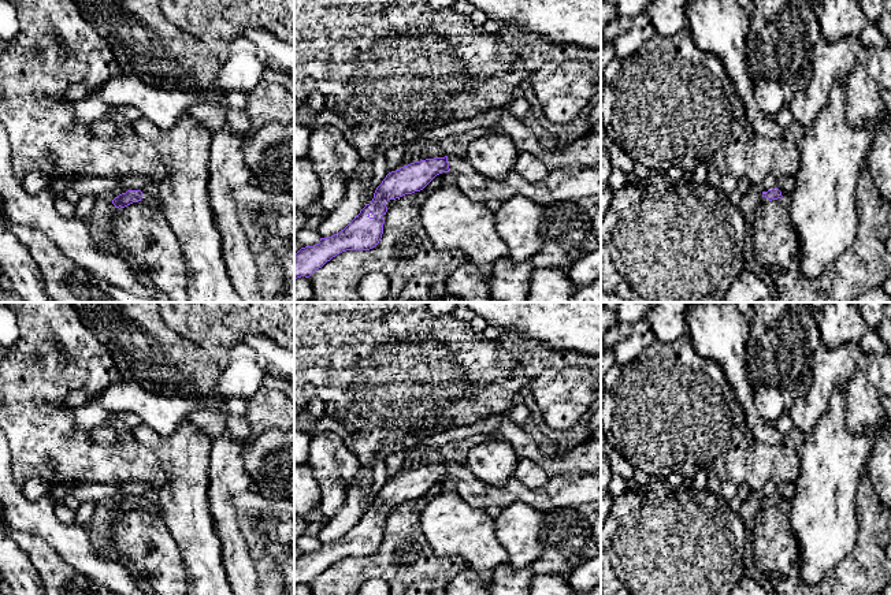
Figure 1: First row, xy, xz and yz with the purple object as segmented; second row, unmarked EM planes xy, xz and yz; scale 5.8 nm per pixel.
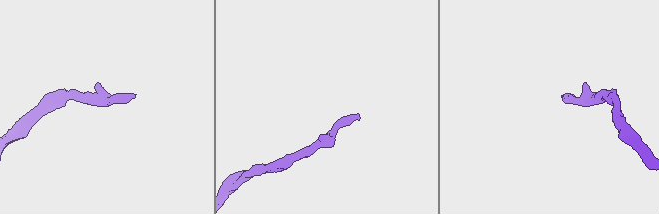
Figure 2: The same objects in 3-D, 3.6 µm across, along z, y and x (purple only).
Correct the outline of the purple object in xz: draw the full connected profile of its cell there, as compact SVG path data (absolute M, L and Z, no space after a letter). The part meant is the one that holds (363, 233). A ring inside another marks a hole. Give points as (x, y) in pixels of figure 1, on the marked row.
M434 157L411 163L386 175L374 198L339 233L320 238L313 246L301 248L294 254L294 279L309 278L337 254L346 250L370 250L383 234L382 217L386 202L423 190L437 175L448 172L449 179L471 200L506 200L520 194L542 207L558 201L579 201L601 196L601 163L594 167L572 164L554 168L537 183L530 183L516 171L502 179L482 176L465 157Z

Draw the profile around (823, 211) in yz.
M836 82L825 108L797 141L801 152L797 185L786 197L802 252L799 271L809 279L817 278L829 263L839 259L857 237L860 217L855 190L872 142L873 133L869 129L853 127L847 122L843 85Z

